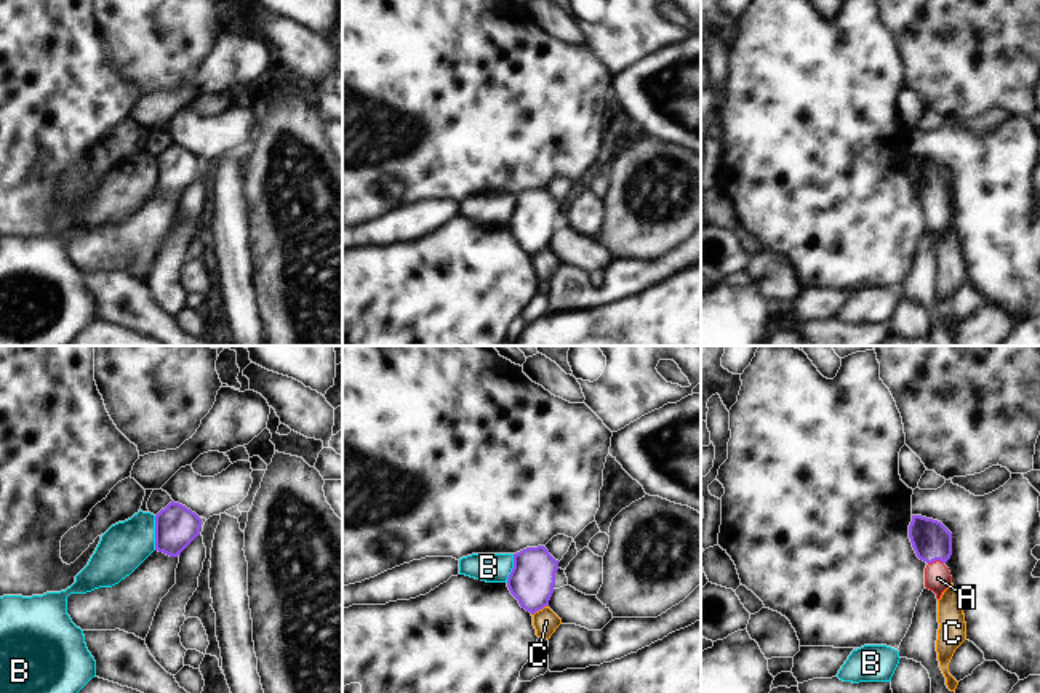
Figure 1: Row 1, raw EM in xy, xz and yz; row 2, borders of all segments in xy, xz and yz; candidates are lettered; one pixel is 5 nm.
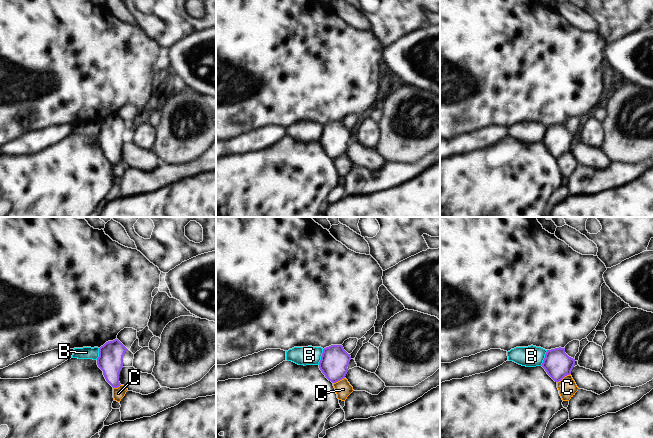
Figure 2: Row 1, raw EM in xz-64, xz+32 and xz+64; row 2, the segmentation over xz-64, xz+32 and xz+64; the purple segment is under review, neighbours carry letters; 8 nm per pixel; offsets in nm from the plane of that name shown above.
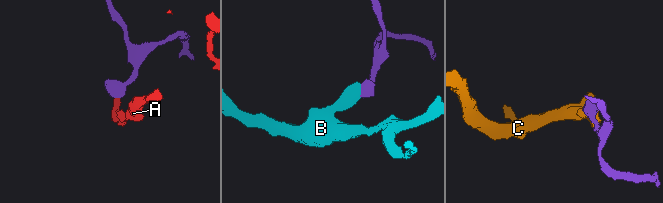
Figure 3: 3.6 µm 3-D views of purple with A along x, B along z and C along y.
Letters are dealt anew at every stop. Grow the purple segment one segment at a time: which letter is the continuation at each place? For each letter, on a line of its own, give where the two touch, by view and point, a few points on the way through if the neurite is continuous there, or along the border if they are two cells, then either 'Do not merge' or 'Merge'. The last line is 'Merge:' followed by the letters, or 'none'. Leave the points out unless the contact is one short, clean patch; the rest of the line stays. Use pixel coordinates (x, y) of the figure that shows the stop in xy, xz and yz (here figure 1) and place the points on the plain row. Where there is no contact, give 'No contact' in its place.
A: Touches purple at yz (935, 202). Path across: yz (932, 183), (935, 202), (938, 220). Merge
B: Touches purple at xy (156, 175). Boundary: xy (154, 157), (156, 191). Do not merge
C: Touches purple at xz (538, 252). Boundary: xz (546, 247), (532, 256). Do not merge
Merge: A

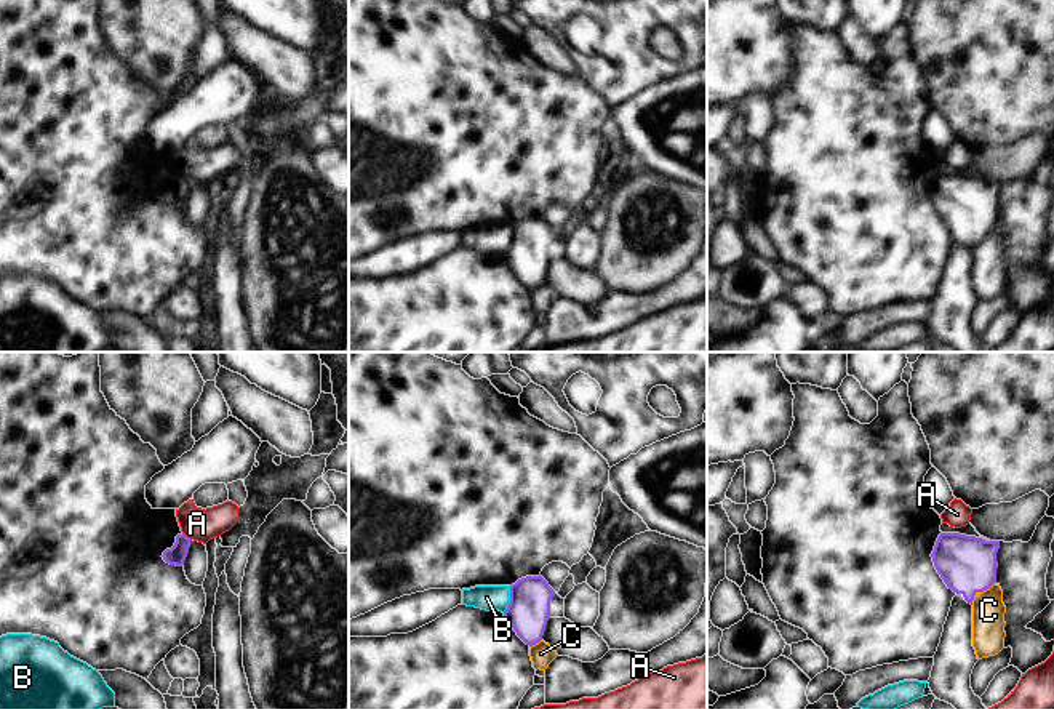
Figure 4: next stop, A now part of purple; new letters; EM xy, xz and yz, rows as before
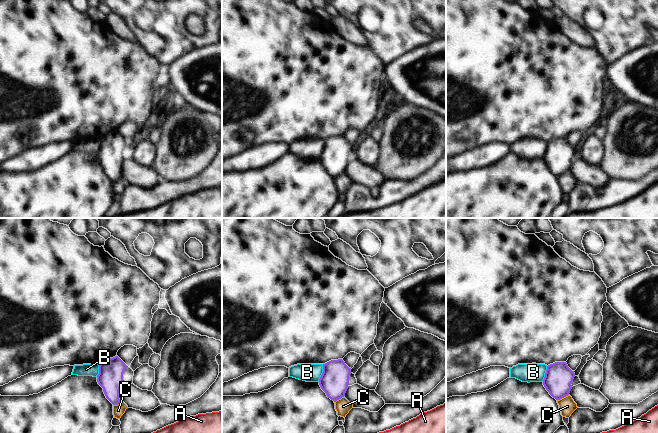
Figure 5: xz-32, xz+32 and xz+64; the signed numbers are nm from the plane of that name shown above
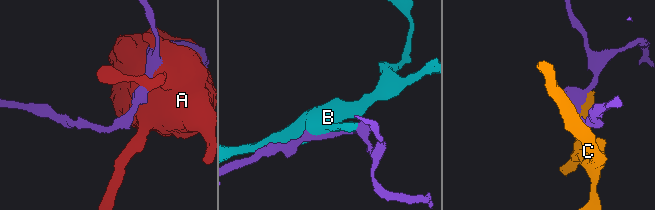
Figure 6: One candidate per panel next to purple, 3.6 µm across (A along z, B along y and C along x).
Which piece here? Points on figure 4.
A: Touches purple at xy (186, 178). Do not merge
B: Touches purple at xz (511, 240). Do not merge
C: Touches purple at yz (979, 232). Boundary: yz (994, 224), (979, 232), (971, 245). Do not merge
Merge: none

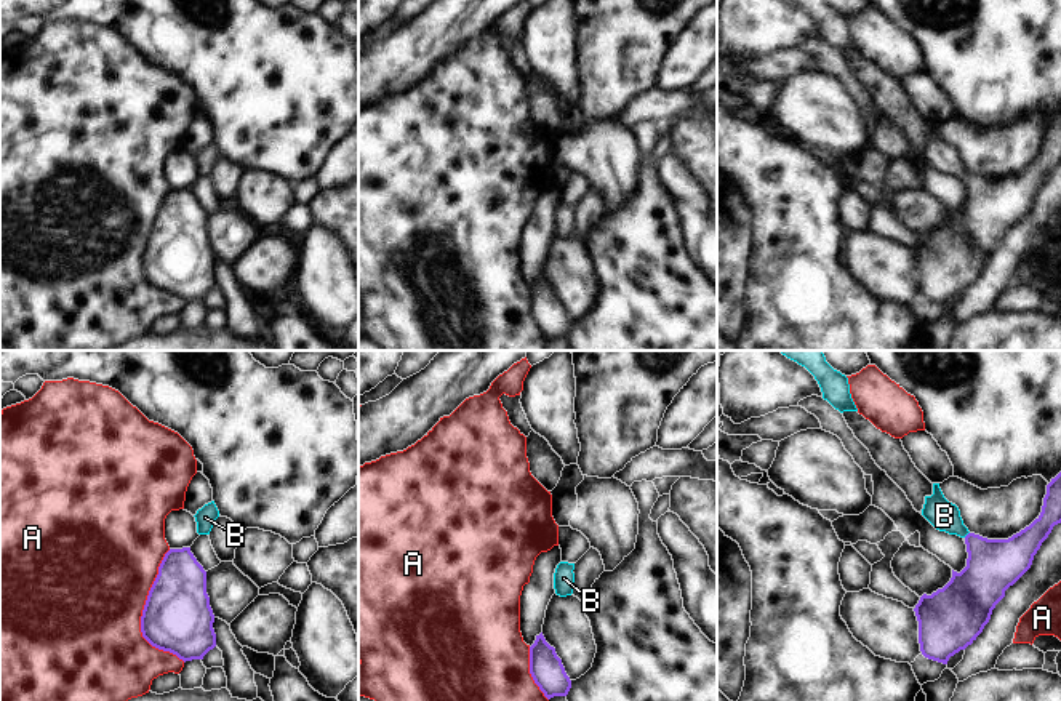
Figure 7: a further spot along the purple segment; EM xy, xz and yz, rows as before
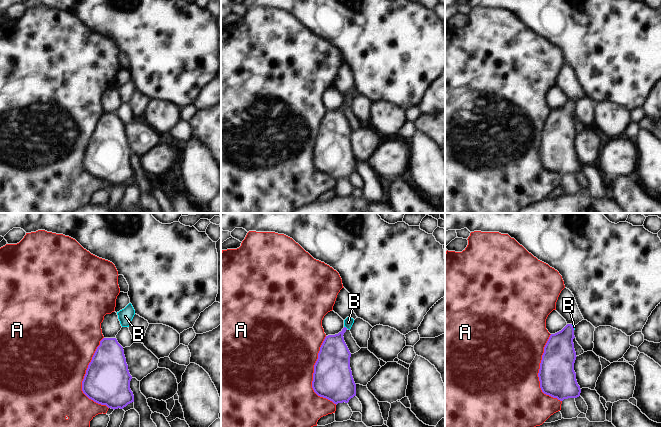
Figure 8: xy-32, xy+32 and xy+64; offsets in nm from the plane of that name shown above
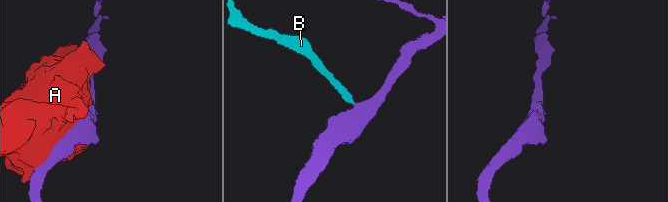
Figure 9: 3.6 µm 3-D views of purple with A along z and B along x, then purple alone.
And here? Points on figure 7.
A: Touches purple at xy (143, 255). Do not merge
B: Touches purple at yz (967, 176). Path across: yz (992, 207), (967, 176), (944, 157). Merge
Merge: B

